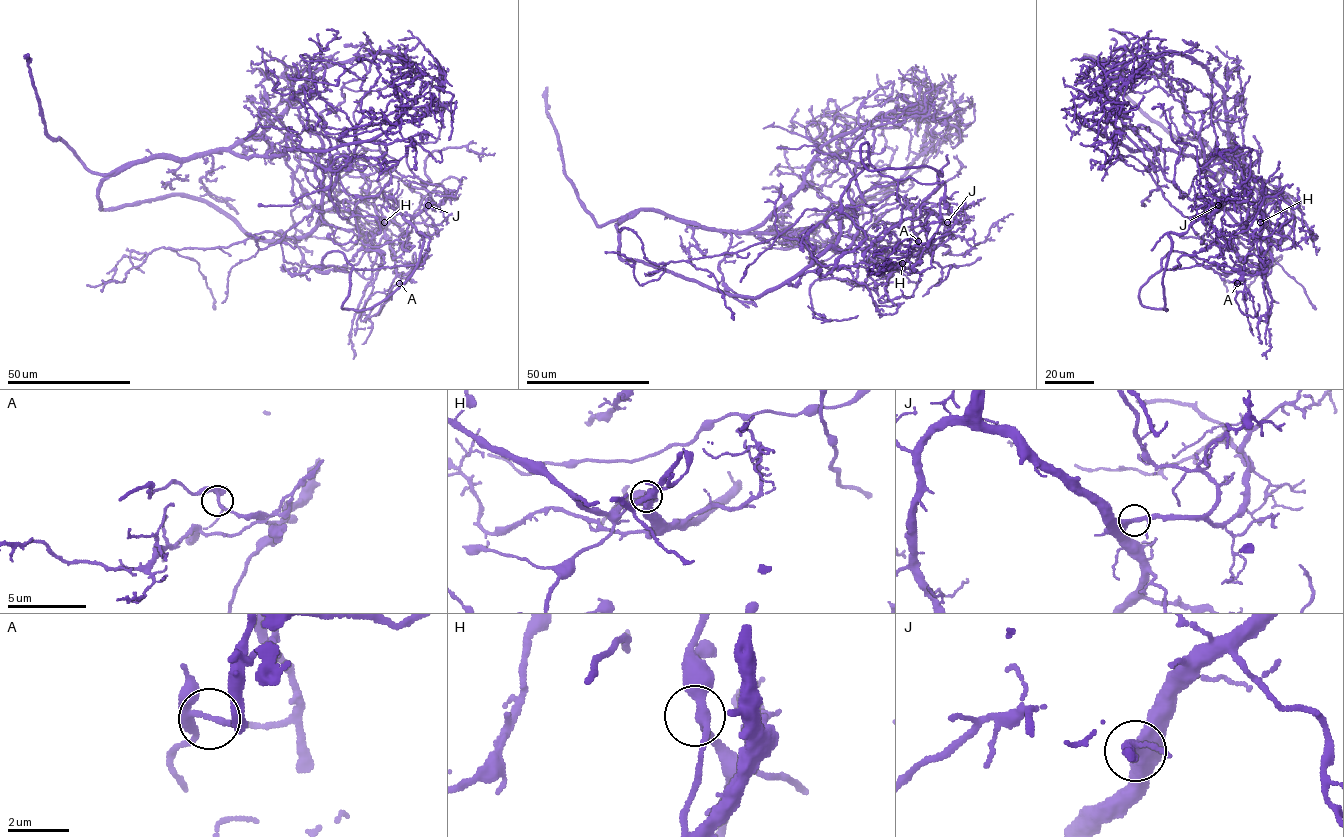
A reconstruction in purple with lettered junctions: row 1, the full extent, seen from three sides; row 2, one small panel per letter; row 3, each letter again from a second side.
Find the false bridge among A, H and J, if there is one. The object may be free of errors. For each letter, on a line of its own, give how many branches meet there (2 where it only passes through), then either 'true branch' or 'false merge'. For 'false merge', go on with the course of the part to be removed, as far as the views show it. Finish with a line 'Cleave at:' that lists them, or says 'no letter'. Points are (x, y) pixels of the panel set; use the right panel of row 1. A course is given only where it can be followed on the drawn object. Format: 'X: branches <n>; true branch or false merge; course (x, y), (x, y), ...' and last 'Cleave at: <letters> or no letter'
A: branches 3; false merge; course (1237, 283), (1195, 256), (1161, 259), (1255, 272), (1275, 231), (1279, 245)
H: branches 3; true branch
J: branches 3; true branch
Cleave at: A

